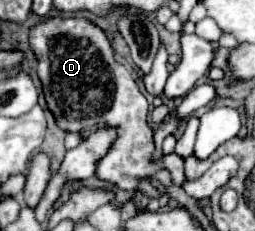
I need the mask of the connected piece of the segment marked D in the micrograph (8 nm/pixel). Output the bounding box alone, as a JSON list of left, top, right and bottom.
[29,18,237,200]

